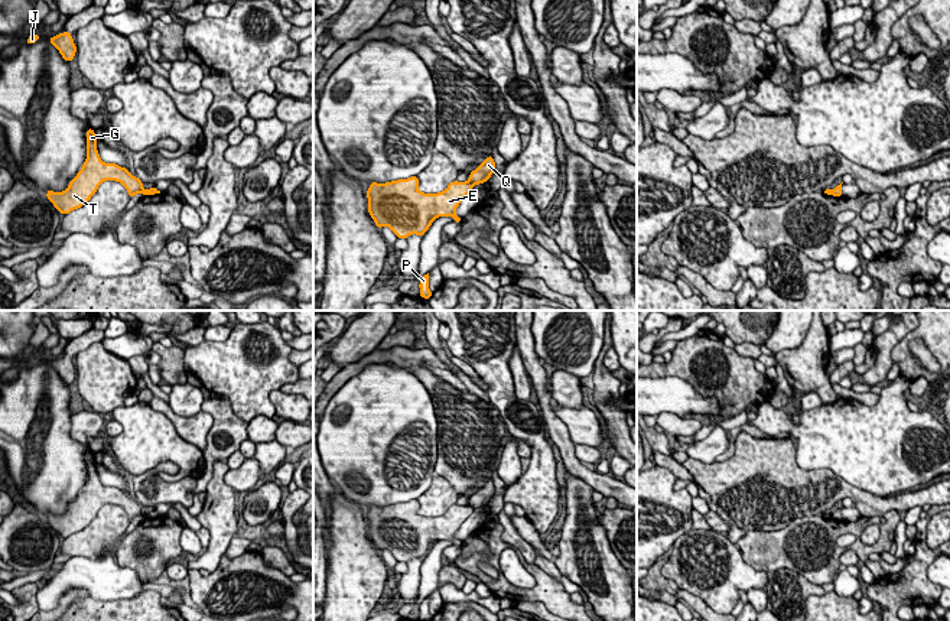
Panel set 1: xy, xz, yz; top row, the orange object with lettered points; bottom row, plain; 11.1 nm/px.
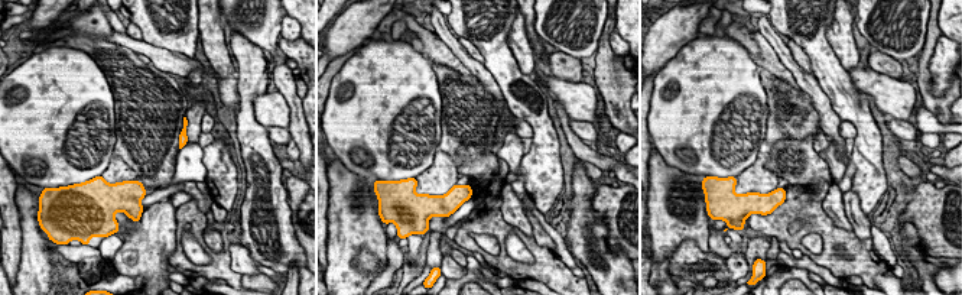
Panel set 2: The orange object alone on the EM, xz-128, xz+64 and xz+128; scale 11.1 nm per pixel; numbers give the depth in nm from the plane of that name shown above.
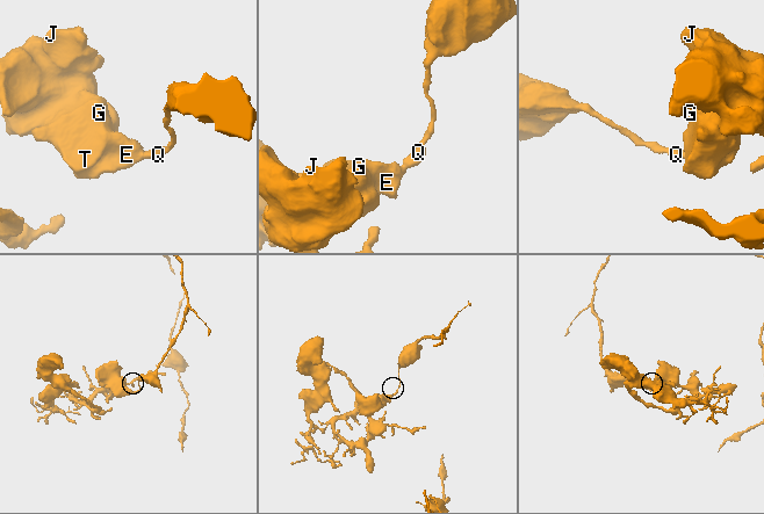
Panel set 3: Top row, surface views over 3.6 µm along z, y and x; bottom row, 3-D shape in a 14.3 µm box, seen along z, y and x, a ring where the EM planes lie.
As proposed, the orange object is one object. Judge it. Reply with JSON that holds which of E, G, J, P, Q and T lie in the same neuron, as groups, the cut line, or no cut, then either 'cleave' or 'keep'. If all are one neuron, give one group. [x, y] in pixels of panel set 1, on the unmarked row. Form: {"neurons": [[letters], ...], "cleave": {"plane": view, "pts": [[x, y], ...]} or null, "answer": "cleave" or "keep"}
{"neurons": [["E", "G", "J", "P", "T"], ["Q"]], "cleave": {"plane": "xz", "pts": [[468, 504], [472, 509]]}, "answer": "cleave"}

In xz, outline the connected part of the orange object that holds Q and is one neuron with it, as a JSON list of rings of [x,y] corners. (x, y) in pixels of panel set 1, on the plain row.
[[[489,478],[475,494],[469,497],[468,505],[472,508],[479,508],[488,505],[495,494],[495,485],[492,478]]]

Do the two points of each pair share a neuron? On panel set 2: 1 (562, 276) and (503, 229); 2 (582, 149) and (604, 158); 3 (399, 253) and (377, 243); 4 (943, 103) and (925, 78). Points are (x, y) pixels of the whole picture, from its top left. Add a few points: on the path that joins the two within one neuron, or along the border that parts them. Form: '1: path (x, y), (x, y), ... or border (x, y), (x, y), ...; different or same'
1: path (548, 262), (517, 232); same
2: path (588, 155), (598, 158); same
3: border (386, 239), (387, 263); different
4: path (936, 103), (926, 93), (925, 86); same

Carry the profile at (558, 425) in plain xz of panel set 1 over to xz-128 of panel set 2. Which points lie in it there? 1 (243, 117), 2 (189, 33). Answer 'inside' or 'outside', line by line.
1: outside
2: outside

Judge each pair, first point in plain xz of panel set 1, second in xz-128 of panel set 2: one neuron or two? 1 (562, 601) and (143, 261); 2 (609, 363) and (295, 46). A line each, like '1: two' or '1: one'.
1: two
2: two

